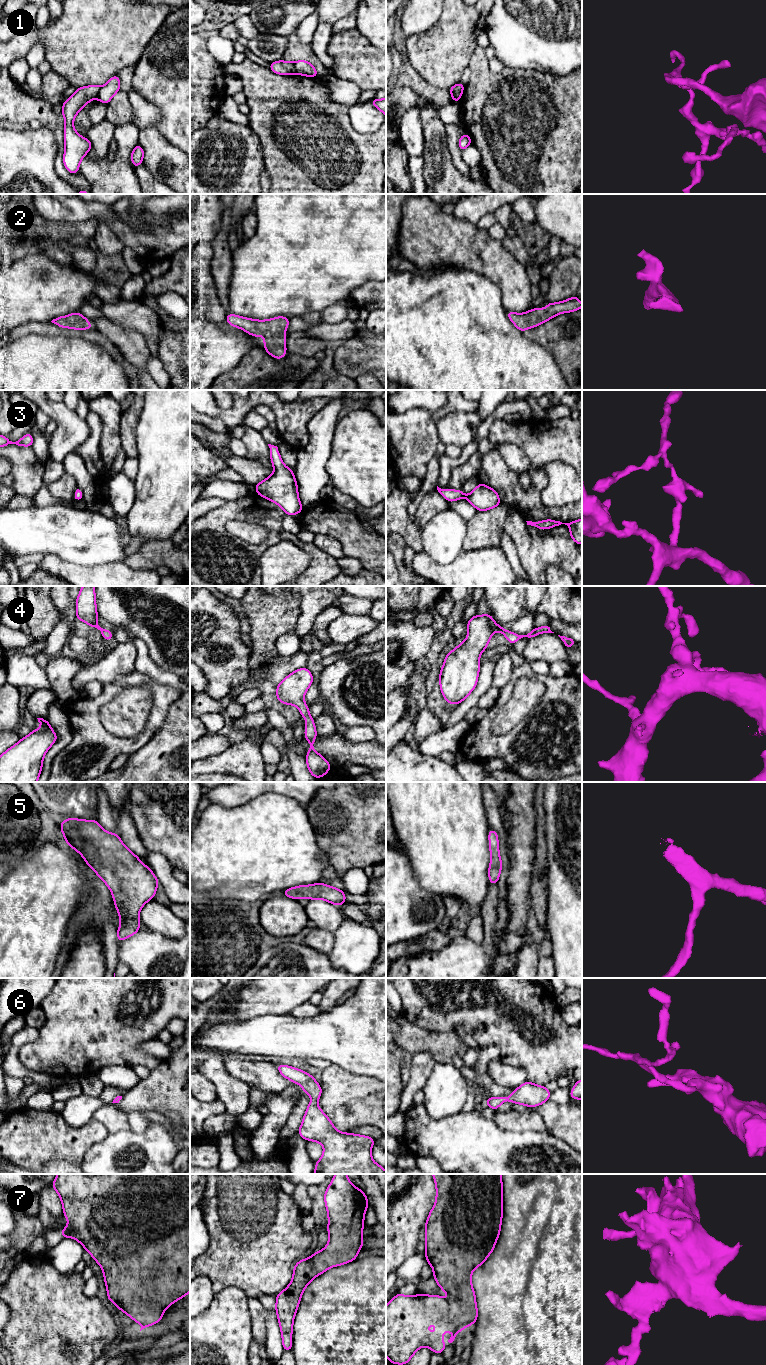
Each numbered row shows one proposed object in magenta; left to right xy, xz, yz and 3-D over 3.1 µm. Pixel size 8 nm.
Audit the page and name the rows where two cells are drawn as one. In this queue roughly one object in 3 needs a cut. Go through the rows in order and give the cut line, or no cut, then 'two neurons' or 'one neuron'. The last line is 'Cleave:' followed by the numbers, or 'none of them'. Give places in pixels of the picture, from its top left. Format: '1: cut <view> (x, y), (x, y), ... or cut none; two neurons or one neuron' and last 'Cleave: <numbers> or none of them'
1: cut xz (293, 63), (296, 73); two neurons
2: cut none; one neuron
3: cut none; one neuron
4: cut none; one neuron
5: cut none; one neuron
6: cut none; one neuron
7: cut none; one neuron
Cleave: 1

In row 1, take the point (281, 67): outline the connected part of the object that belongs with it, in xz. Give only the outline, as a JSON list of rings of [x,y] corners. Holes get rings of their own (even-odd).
[[[284,60],[270,62],[269,69],[279,75],[294,75],[295,65],[293,62],[287,62]]]

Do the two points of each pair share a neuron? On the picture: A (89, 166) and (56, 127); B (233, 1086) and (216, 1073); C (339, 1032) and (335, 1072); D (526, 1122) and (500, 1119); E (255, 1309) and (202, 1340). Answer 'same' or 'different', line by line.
A: different
B: same
C: different
D: same
E: different

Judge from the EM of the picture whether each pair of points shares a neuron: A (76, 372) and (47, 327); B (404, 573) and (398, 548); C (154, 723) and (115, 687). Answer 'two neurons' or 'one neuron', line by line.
A: two neurons
B: one neuron
C: one neuron

